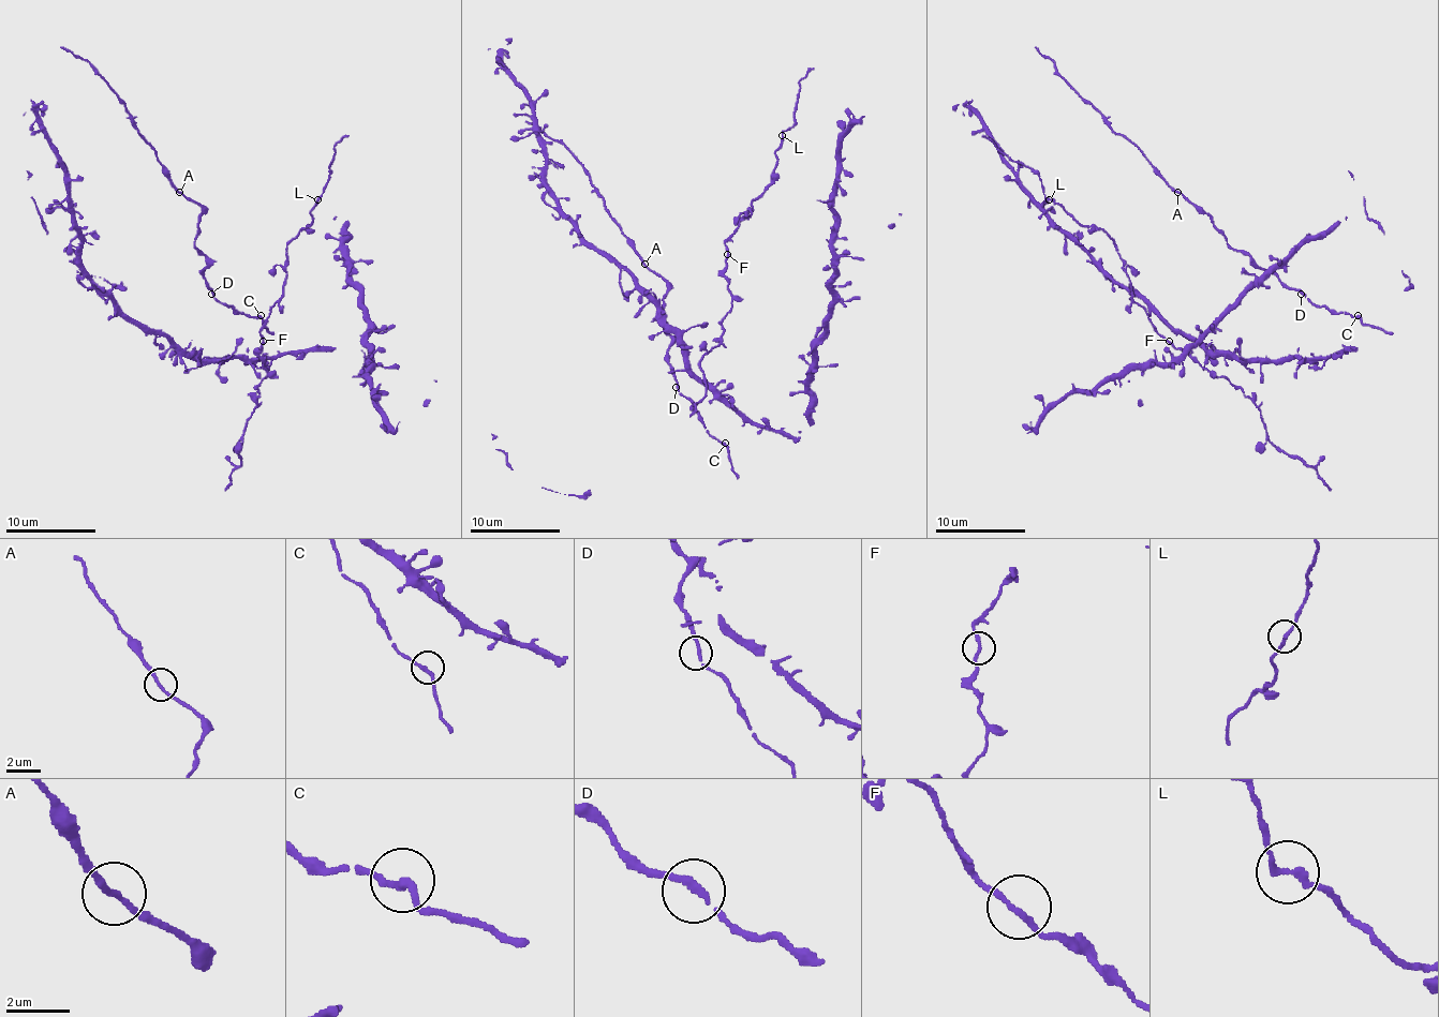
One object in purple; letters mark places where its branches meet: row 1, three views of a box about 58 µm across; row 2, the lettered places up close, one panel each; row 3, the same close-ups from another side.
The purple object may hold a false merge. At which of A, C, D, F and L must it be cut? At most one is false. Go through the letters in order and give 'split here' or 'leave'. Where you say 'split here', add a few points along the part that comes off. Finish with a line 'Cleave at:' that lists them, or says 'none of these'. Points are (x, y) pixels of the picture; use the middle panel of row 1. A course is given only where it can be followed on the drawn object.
A: leave
C: leave
D: leave
F: leave
L: leave
Cleave at: none of these

